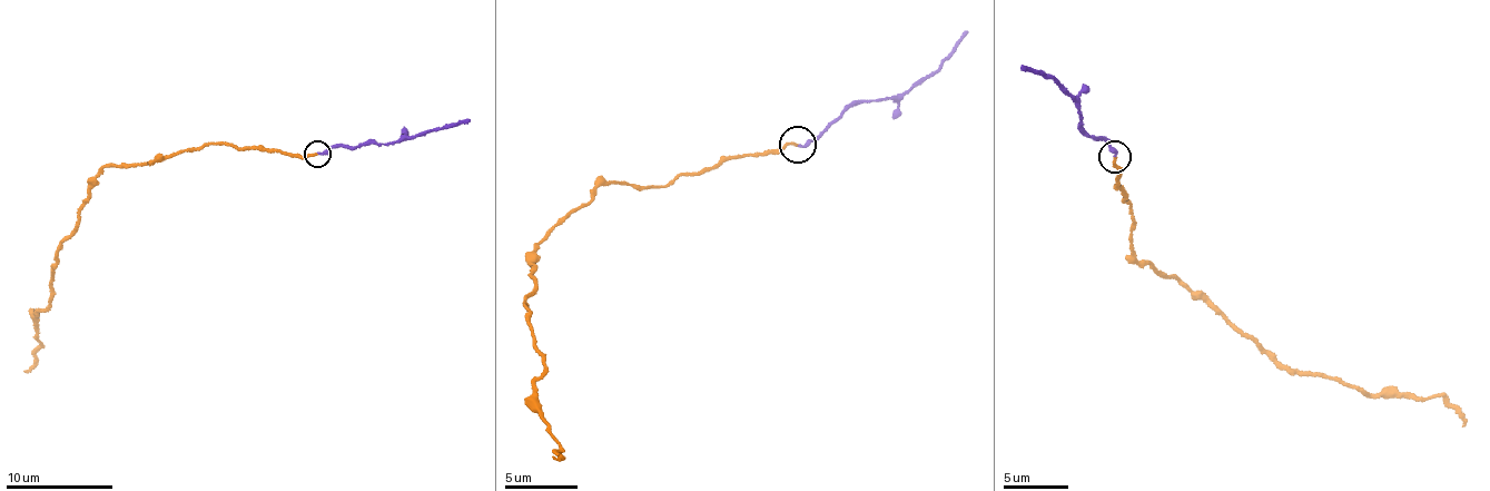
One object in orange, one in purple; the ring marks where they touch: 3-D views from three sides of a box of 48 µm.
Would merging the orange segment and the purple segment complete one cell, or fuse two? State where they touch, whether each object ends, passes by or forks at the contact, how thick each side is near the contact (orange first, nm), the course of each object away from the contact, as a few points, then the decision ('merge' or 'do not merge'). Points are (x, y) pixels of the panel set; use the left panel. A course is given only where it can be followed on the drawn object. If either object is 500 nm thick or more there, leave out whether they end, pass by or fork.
at (317, 154); orange ends there; purple ends there; 150 nm thick on the orange side, 240 nm on the other; orange runs (317, 153), (219, 144), (151, 165), (101, 170), (57, 254), (48, 304), (32, 323), (39, 345), (23, 370); purple runs (317, 153), (343, 144), (353, 147), (365, 143), (394, 145), (438, 127), (469, 123); do not merge

